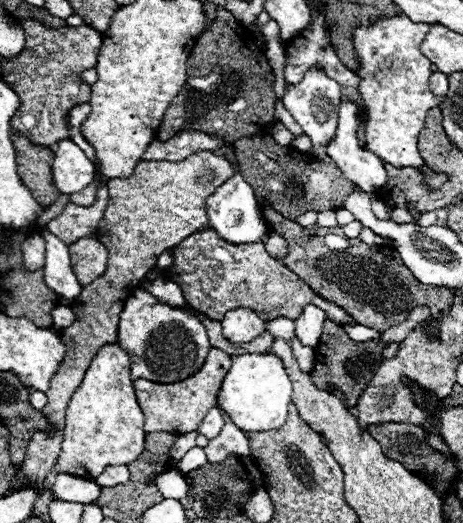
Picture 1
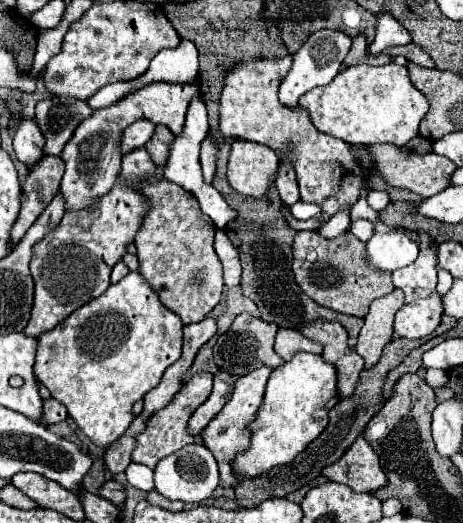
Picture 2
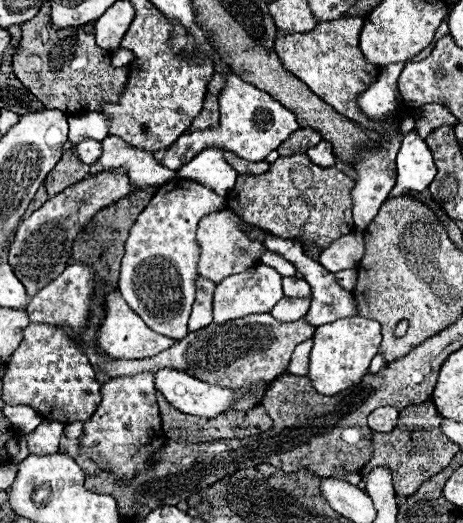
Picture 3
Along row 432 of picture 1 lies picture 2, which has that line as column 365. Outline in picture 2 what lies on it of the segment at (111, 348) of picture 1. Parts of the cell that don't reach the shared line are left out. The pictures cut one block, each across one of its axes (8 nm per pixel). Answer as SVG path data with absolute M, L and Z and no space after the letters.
M390 62L386 66L368 66L368 64L348 66L330 84L322 86L322 88L314 88L308 94L300 96L298 106L308 110L310 122L320 132L330 134L334 138L340 138L348 144L364 144L364 146L374 146L374 144L404 146L404 144L408 144L414 136L418 136L420 120L428 112L428 102L426 102L424 94L420 94L412 86L408 70L404 66L394 64L394 62Z

